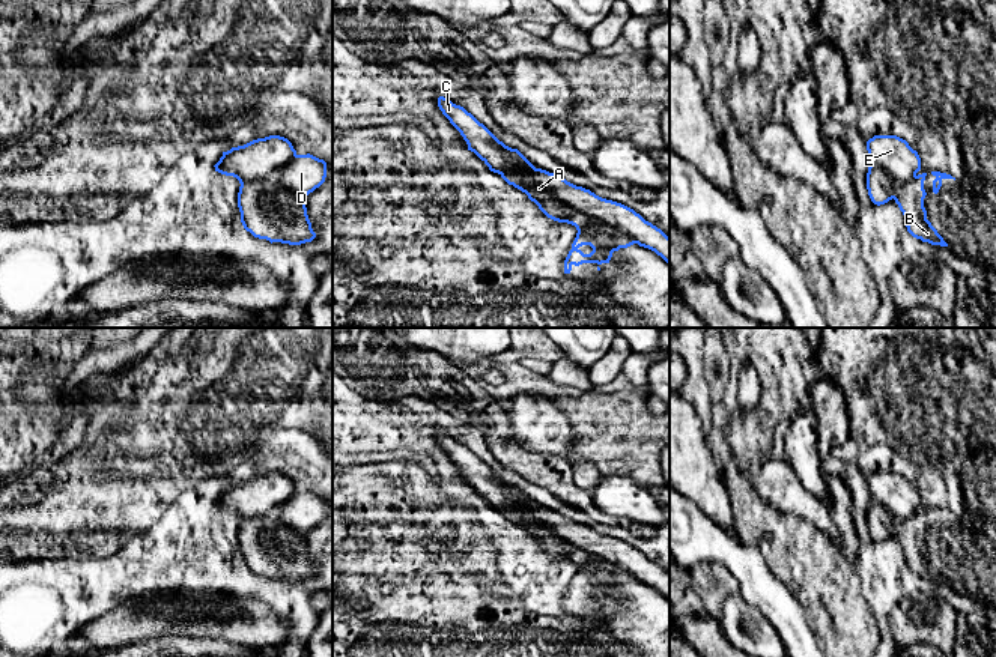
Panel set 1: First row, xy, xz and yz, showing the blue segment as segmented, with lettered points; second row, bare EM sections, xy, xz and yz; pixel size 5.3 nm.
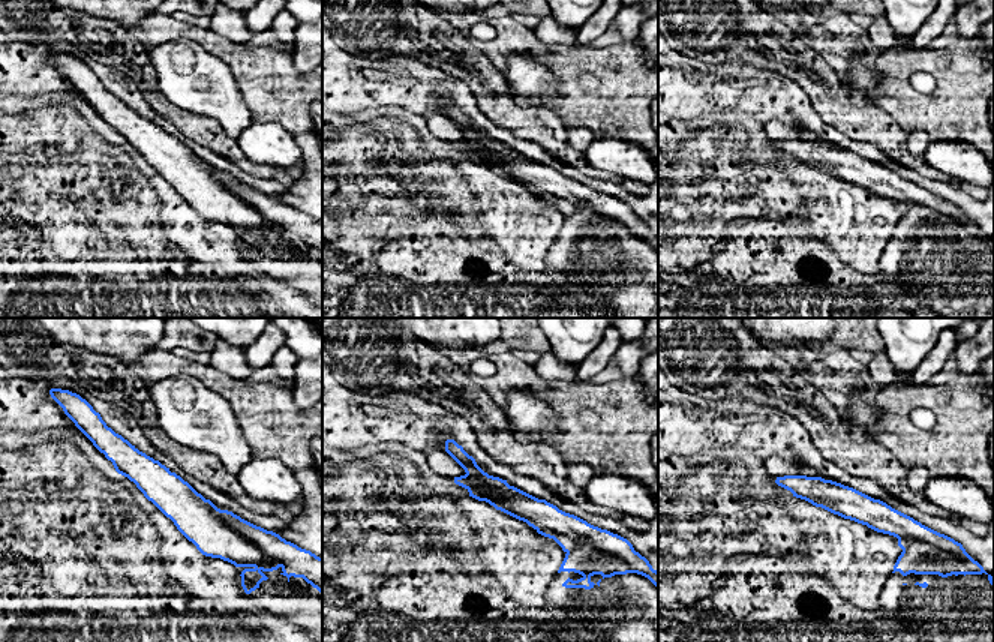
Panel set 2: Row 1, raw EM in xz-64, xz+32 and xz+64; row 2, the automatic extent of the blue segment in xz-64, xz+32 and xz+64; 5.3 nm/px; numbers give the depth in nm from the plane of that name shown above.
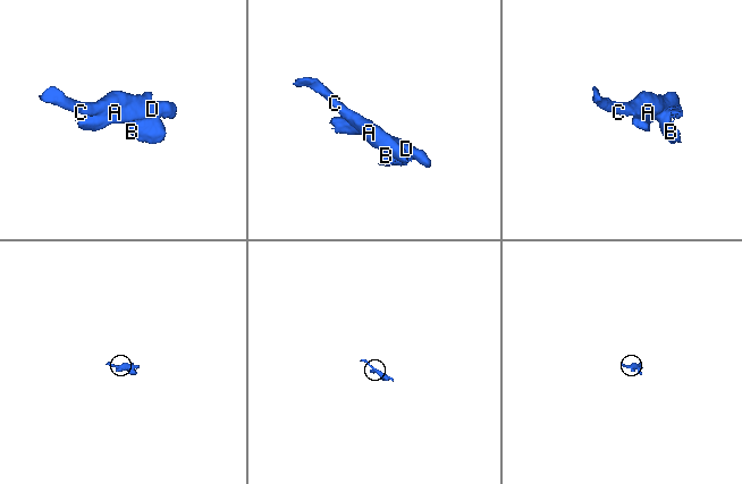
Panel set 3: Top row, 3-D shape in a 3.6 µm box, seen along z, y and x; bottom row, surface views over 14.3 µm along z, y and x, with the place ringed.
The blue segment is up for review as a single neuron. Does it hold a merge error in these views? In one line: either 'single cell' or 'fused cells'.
fused cells

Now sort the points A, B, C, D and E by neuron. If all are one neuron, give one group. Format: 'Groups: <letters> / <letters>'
Groups: A C D E / B

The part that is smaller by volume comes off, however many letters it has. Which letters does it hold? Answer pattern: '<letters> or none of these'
B

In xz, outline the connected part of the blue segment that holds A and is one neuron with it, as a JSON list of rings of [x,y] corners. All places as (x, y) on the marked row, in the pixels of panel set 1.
[[[439,96],[438,107],[460,132],[468,150],[509,185],[525,192],[548,218],[572,224],[576,230],[590,227],[599,220],[629,235],[639,247],[654,251],[670,265],[670,238],[633,209],[602,198],[560,174],[536,168],[518,149],[506,146],[471,113],[450,99]]]

